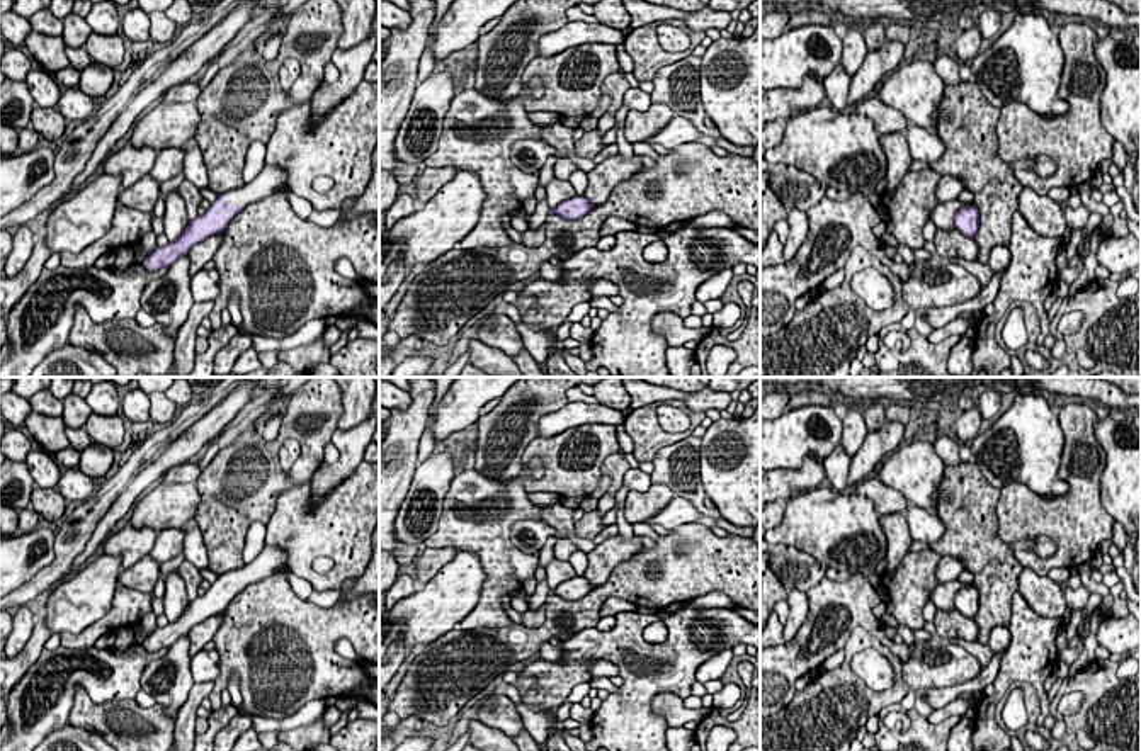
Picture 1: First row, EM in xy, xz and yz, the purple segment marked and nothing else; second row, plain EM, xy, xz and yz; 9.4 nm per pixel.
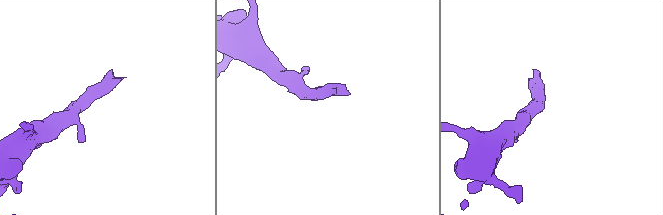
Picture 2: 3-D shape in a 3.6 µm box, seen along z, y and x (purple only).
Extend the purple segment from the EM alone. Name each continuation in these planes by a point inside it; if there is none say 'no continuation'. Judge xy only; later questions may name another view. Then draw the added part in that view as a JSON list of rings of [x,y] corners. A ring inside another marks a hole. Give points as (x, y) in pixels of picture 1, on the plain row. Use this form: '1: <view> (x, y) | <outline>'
1: xy (272, 559) | [[[265,544],[262,552],[250,564],[245,564],[243,567],[228,571],[224,574],[226,586],[250,586],[265,578],[270,578],[275,573],[282,573],[287,578],[289,586],[292,588],[296,596],[301,600],[308,600],[313,593],[313,586],[306,579],[291,573],[286,566],[286,561],[286,549]]]

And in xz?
no continuation

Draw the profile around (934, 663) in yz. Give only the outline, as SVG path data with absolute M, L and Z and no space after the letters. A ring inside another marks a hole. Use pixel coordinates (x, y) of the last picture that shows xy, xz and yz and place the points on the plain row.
M937 632L927 641L915 641L910 647L910 659L901 661L903 680L922 693L928 688L957 686L983 671L979 659L964 647L942 639Z

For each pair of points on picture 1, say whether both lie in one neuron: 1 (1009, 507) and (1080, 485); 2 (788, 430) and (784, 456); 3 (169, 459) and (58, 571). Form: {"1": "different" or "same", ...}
{"1": "same", "2": "same", "3": "different"}

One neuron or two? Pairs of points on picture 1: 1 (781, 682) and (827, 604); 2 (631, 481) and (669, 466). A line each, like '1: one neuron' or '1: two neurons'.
1: one neuron
2: two neurons

